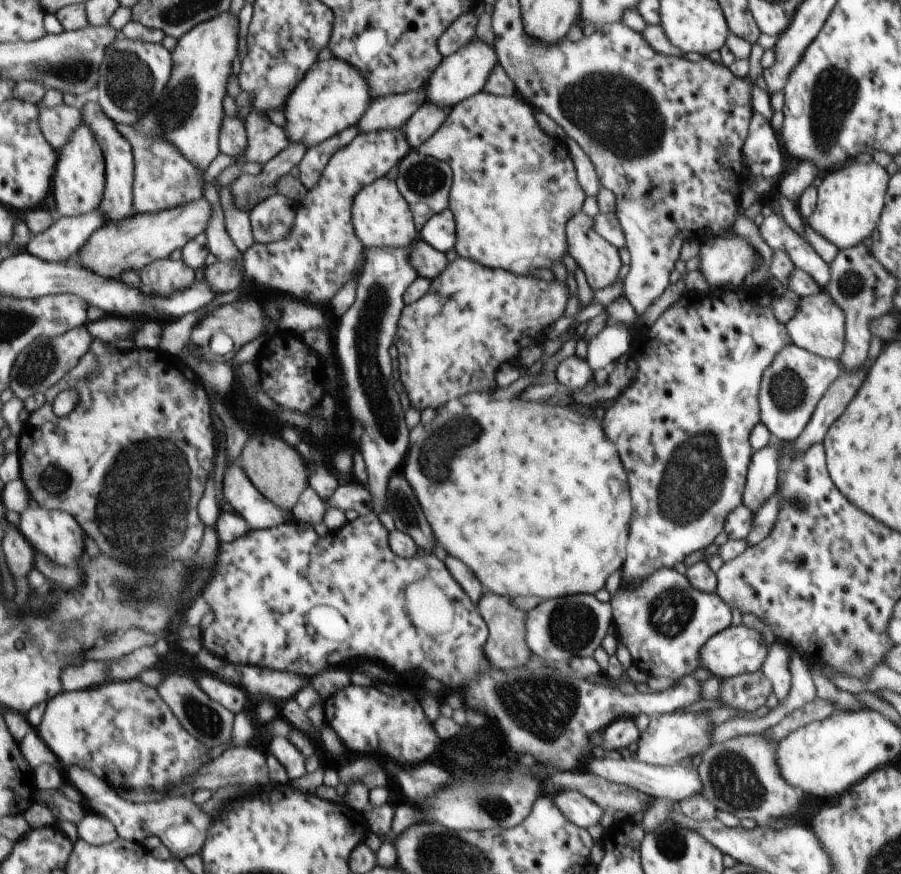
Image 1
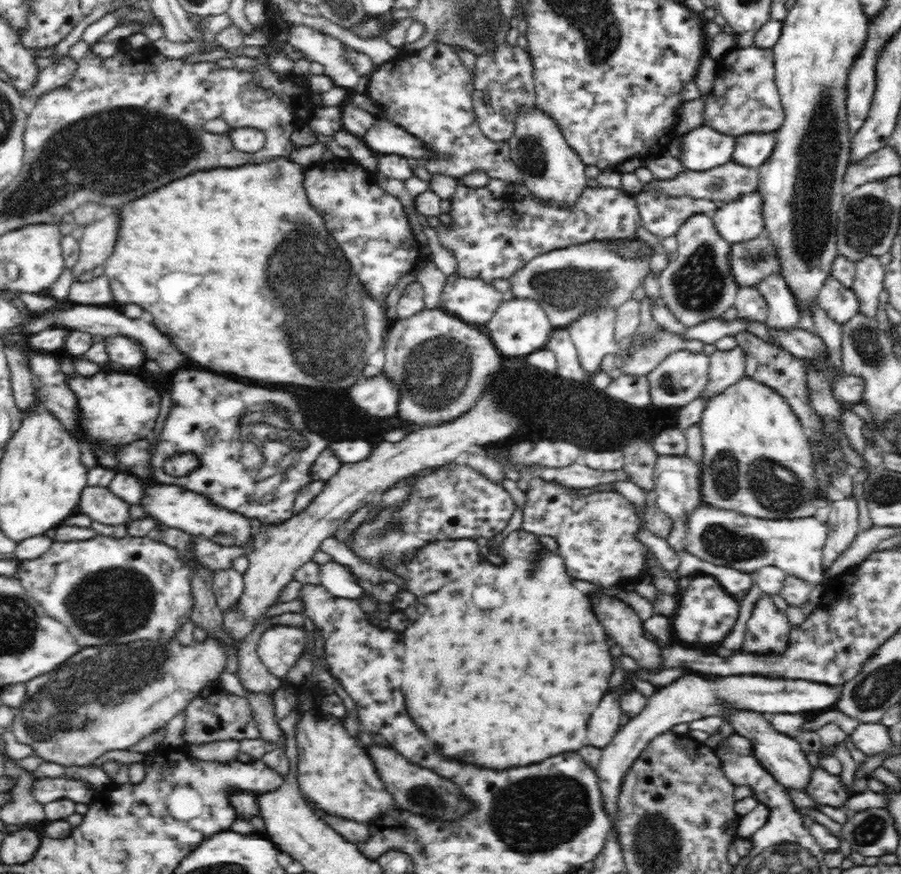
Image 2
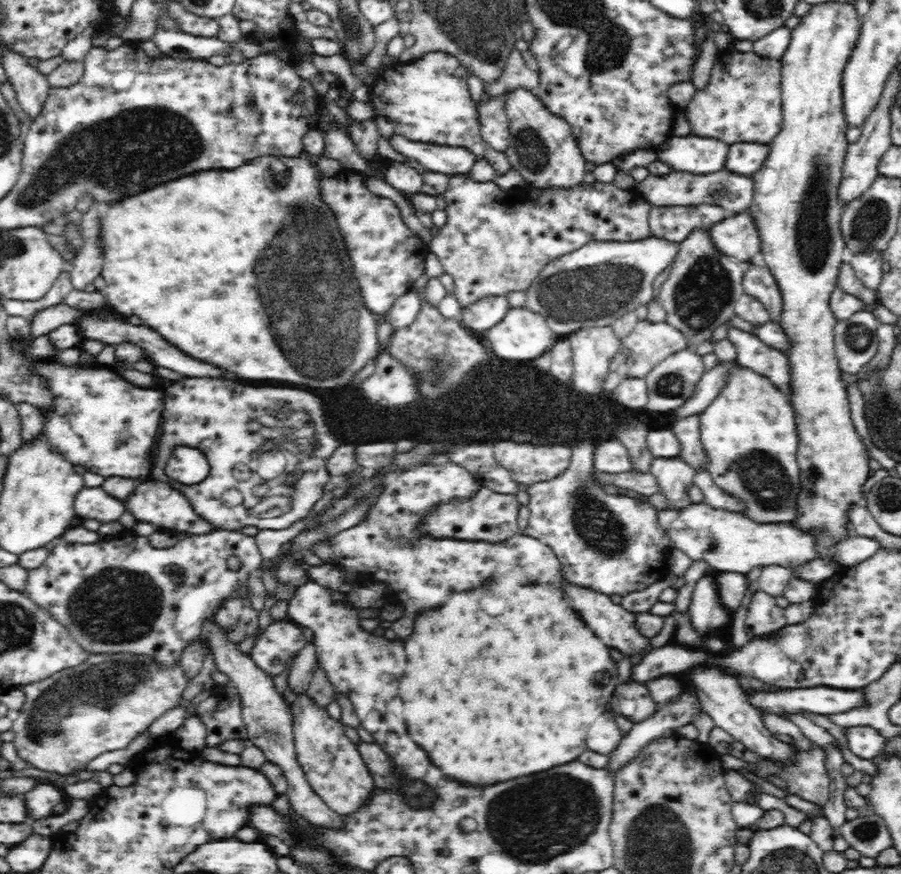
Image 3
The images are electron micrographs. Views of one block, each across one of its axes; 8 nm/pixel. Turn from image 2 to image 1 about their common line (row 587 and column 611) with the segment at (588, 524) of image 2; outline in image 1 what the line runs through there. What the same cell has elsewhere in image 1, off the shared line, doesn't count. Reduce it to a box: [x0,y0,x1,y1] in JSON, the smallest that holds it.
[611,568,732,680]

